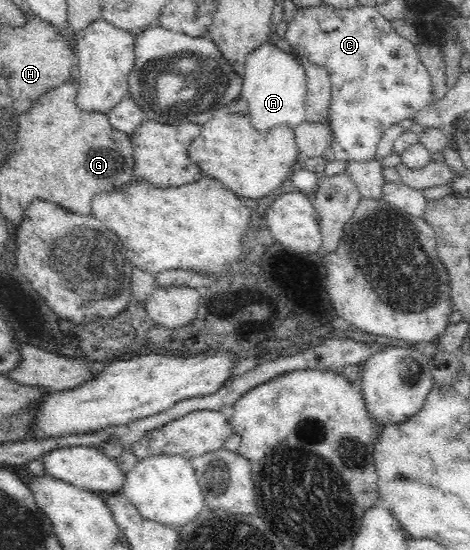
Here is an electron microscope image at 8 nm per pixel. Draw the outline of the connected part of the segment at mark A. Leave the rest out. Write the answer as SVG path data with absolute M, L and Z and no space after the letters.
M271 42L249 54L243 72L241 96L246 99L254 128L267 131L278 125L294 128L305 122L306 73L301 59L276 48Z

